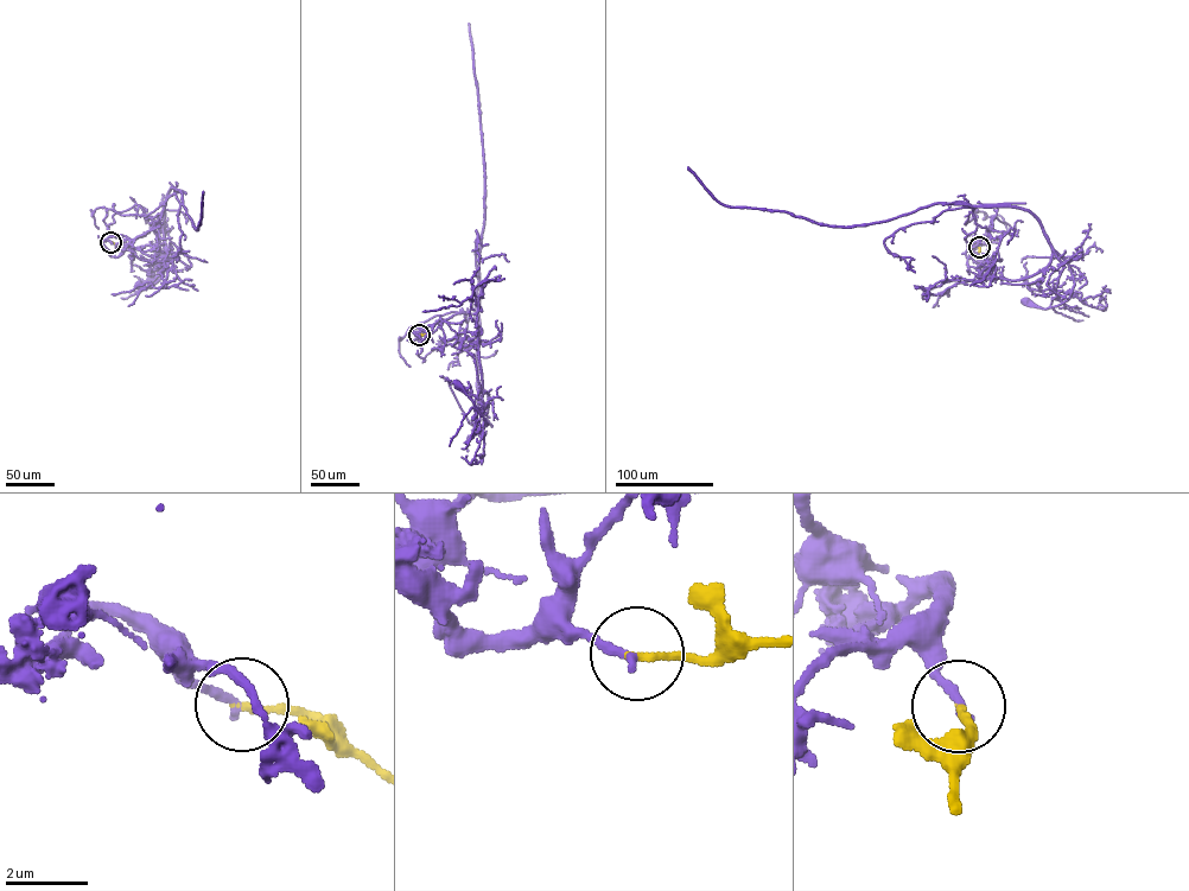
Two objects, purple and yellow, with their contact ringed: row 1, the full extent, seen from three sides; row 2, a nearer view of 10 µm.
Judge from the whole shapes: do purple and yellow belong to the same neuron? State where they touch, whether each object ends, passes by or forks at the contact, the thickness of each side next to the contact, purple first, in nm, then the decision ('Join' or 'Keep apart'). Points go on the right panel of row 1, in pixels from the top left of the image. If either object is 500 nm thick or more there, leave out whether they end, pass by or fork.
Place: (979, 247). At the ring purple ends. At the ring yellow ends. Thickness 240 nm (purple) against 180 nm. Join

